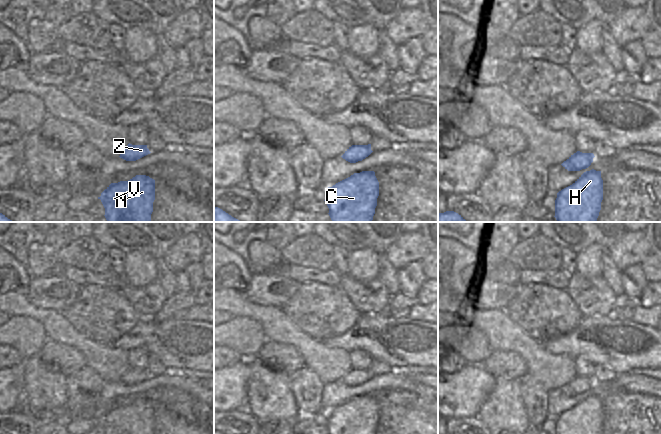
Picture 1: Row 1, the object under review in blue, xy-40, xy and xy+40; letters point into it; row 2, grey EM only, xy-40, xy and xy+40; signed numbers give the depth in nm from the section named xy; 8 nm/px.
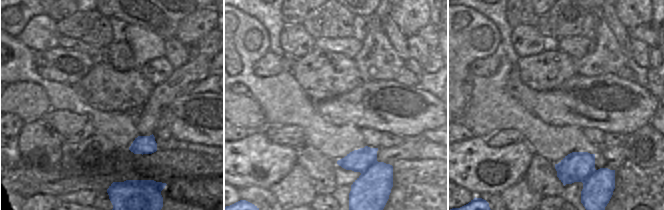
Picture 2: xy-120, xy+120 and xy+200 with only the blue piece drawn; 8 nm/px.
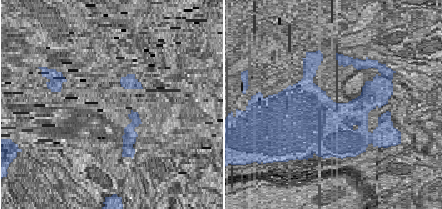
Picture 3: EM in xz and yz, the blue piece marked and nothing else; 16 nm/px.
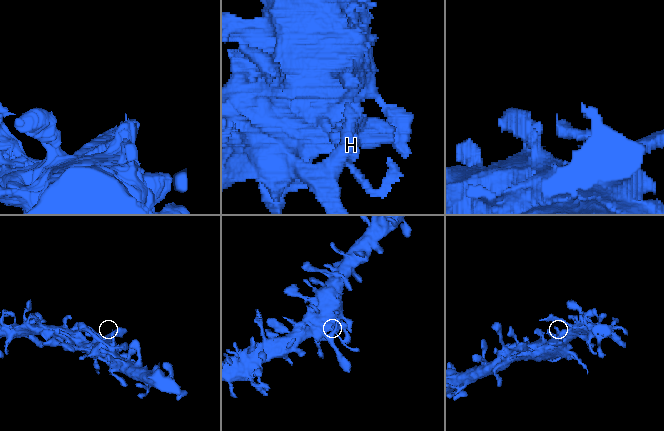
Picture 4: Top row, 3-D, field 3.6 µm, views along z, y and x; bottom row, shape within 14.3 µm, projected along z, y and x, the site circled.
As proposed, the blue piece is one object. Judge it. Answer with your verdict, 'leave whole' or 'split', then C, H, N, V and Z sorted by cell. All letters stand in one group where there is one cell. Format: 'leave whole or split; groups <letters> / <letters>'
leave whole; groups C H N V Z

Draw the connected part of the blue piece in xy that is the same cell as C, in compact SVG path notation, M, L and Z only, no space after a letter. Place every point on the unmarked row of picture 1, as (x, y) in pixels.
M362 395L328 411L324 425L329 434L375 434L378 420L375 396Z

